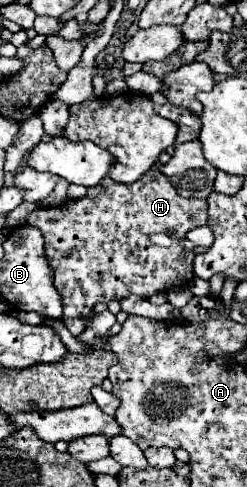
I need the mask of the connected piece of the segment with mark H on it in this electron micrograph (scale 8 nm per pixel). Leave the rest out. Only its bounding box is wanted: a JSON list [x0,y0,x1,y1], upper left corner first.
[28,169,208,335]

